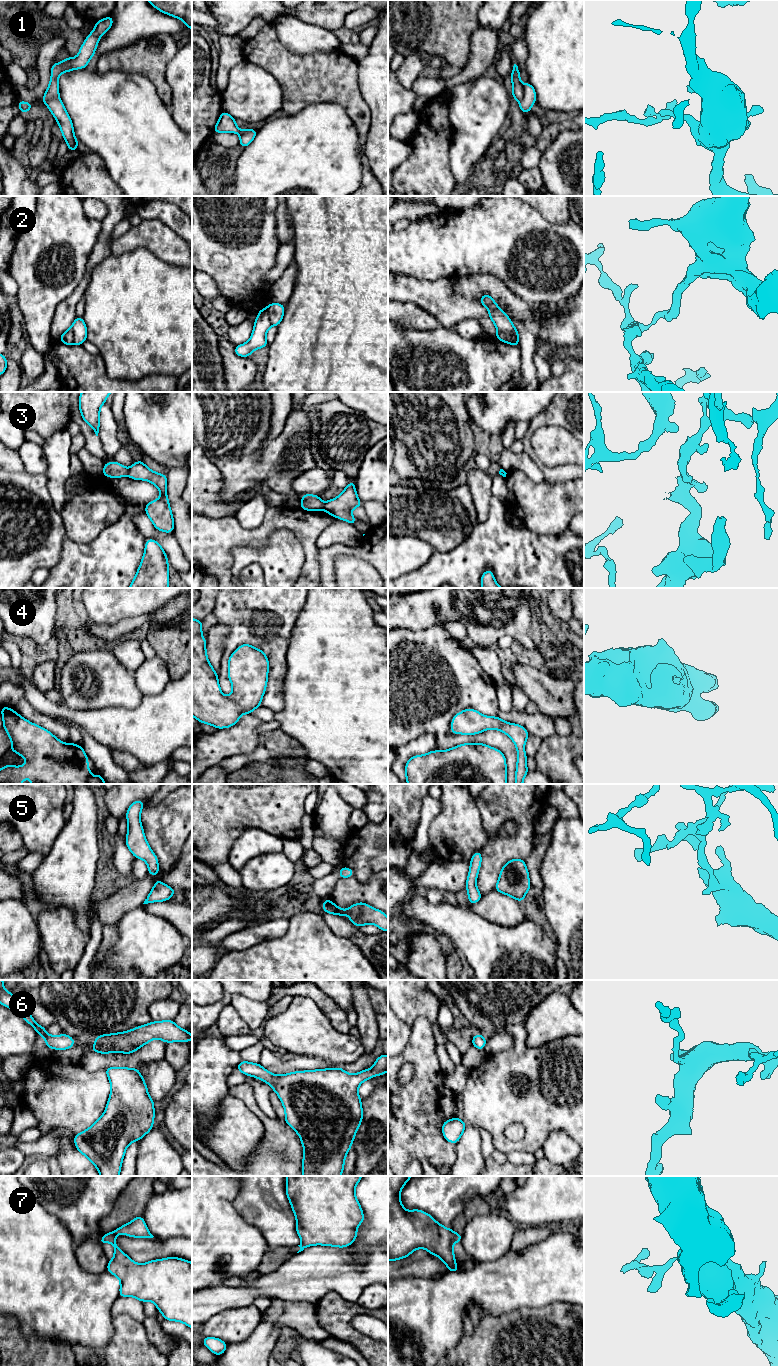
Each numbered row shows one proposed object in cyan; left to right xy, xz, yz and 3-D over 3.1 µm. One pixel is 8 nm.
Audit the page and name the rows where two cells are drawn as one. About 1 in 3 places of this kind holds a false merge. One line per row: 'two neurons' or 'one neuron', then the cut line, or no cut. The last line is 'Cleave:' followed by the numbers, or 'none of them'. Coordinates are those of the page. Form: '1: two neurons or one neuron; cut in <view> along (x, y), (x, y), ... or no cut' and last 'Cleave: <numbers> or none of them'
1: two neurons; cut in yz along (524, 86), (524, 95), (519, 101)
2: two neurons; cut in xz along (265, 308), (272, 325)
3: two neurons; cut in xy along (129, 469), (127, 474)
4: one neuron; no cut
5: one neuron; no cut
6: one neuron; no cut
7: one neuron; no cut
Cleave: 1, 2, 3

